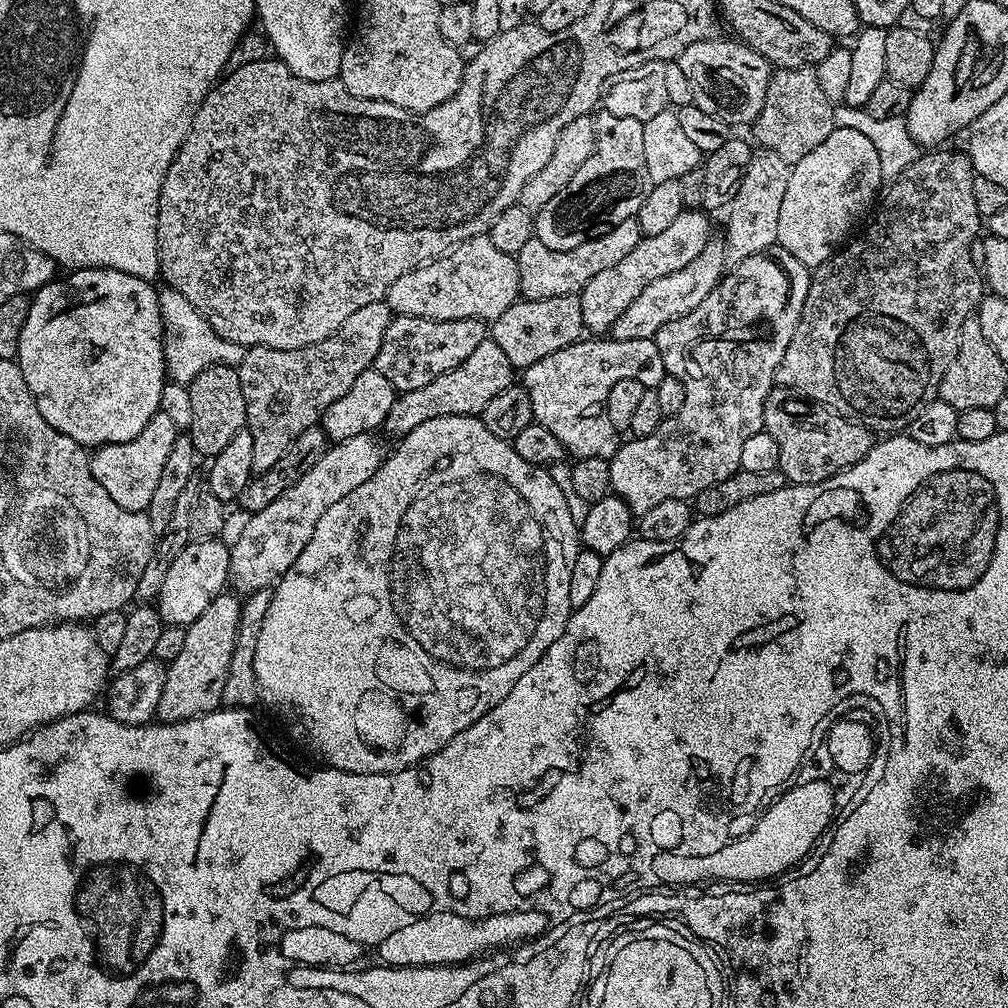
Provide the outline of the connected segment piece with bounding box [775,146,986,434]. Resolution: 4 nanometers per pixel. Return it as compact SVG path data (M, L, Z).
M948 146L925 152L928 153L925 156L924 153L917 155L916 160L910 162L910 166L906 166L906 170L900 172L899 179L889 183L892 185L889 186L888 193L883 193L878 204L880 209L877 210L872 225L857 240L849 239L835 255L829 257L823 265L811 273L806 302L802 306L794 338L790 338L790 346L786 346L786 354L782 354L782 362L776 371L777 385L790 388L817 404L823 404L825 408L845 416L848 420L855 420L857 424L865 424L876 434L896 434L907 429L908 424L914 422L914 417L931 400L937 399L942 374L946 374L950 362L954 362L954 354L958 354L958 338L962 334L962 326L966 318L979 309L980 301L986 295L981 269L972 257L972 245L977 243L979 236L976 235L979 234L980 228L982 232L982 217L978 214L978 205L974 203L972 159L967 151L951 152Z

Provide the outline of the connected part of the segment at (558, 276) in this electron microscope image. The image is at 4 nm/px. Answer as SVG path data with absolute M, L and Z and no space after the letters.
M633 218L611 225L592 239L582 242L582 246L574 246L570 250L550 250L546 242L533 238L515 255L521 297L525 300L541 300L579 293L586 282L594 278L594 274L602 274L602 270L618 266L618 262L622 262L622 258L626 258L626 254L630 254L630 250L638 246L641 235L640 223Z

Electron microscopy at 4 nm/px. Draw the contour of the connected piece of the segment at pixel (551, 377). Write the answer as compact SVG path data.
M581 338L562 350L554 350L554 354L546 354L546 358L523 369L522 387L530 398L533 421L552 431L558 437L558 442L562 442L569 457L597 456L609 461L618 447L617 430L610 426L610 418L606 418L604 413L606 398L610 398L610 389L617 382L637 380L642 382L645 390L654 390L665 374L662 358L656 354L655 339L620 341L613 338Z

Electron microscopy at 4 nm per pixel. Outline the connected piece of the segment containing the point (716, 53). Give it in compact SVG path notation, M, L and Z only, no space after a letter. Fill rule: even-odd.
M735 38L720 39L694 42L686 46L678 58L682 74L686 74L686 82L690 82L692 103L730 126L751 125L762 110L762 102L766 102L766 86L773 74L773 65Z

